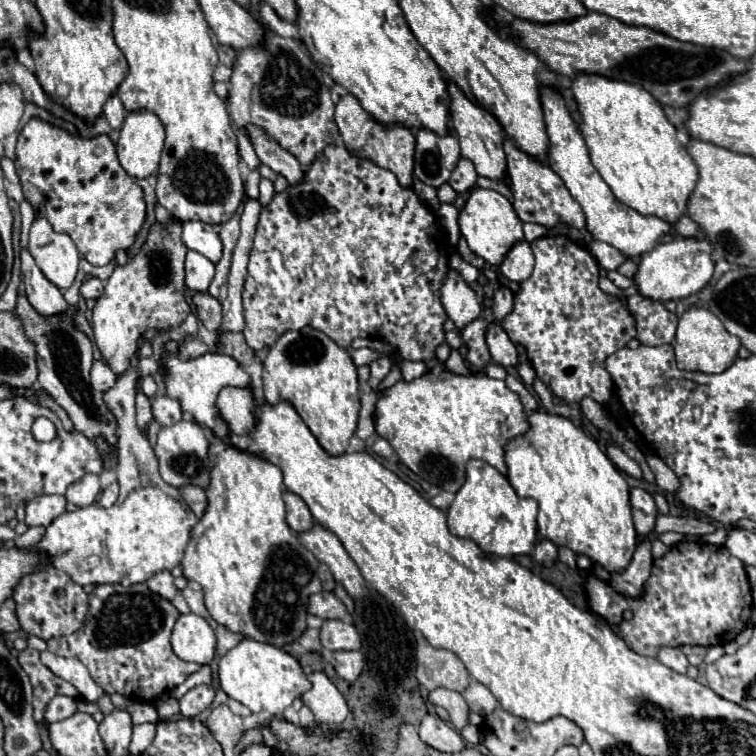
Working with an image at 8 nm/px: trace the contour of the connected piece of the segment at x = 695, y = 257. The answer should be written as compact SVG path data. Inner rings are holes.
M675 237L667 243L659 243L653 251L641 257L633 281L639 285L639 293L649 299L669 301L689 297L709 283L715 269L711 253L713 247L705 237Z

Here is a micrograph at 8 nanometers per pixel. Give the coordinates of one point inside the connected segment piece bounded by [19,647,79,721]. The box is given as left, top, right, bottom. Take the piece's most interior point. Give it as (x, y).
(45, 685)

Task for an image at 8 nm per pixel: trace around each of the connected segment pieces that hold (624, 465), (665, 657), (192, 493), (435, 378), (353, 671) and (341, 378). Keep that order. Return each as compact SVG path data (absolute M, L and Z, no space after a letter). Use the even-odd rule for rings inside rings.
M609 445L609 449L607 449L607 455L609 455L609 459L623 471L623 473L627 473L629 477L635 477L635 479L643 479L643 475L641 475L641 467L631 459L631 457L627 457L617 445Z
M663 647L663 649L659 651L657 659L659 659L663 665L667 665L669 669L677 671L677 673L687 673L687 665L689 665L689 661L687 661L687 657L685 657L679 649Z
M179 487L179 493L183 497L183 501L189 505L189 509L201 517L203 511L205 511L205 505L207 505L207 497L205 497L205 491L201 487Z
M437 363L433 369L429 369L425 375L413 379L413 381L397 381L393 387L381 391L379 401L375 403L375 433L391 443L399 459L419 477L425 481L445 489L445 491L459 491L459 487L465 481L465 463L469 459L483 459L495 469L499 469L503 475L507 473L505 459L503 459L503 447L505 443L527 431L525 421L525 409L511 389L507 389L505 381L491 379L487 375L473 377L473 375L457 375L453 371L447 371L443 363Z
M335 651L331 663L337 675L345 681L355 681L363 671L363 655L359 651Z
M313 327L283 333L263 361L263 393L267 405L277 405L281 399L289 401L329 455L345 453L357 429L361 407L357 367L349 353L325 333Z

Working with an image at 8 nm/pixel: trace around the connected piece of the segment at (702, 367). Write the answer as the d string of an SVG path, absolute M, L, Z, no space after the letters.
M691 307L679 317L677 335L673 341L673 349L675 349L679 369L703 371L703 373L721 373L733 363L739 347L741 347L739 337L727 333L723 323L719 323L719 317L713 315L709 309Z

